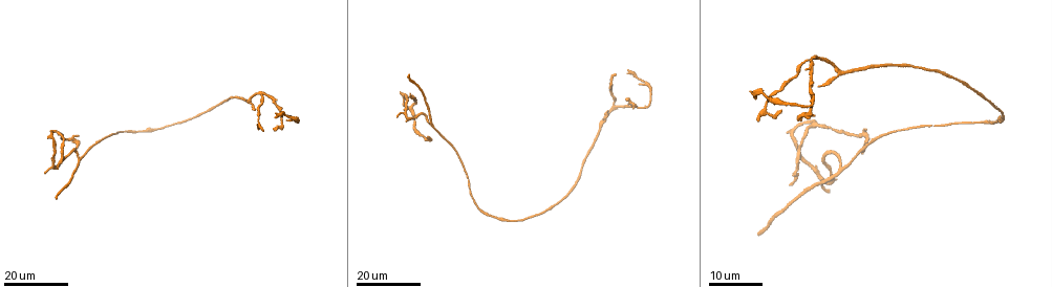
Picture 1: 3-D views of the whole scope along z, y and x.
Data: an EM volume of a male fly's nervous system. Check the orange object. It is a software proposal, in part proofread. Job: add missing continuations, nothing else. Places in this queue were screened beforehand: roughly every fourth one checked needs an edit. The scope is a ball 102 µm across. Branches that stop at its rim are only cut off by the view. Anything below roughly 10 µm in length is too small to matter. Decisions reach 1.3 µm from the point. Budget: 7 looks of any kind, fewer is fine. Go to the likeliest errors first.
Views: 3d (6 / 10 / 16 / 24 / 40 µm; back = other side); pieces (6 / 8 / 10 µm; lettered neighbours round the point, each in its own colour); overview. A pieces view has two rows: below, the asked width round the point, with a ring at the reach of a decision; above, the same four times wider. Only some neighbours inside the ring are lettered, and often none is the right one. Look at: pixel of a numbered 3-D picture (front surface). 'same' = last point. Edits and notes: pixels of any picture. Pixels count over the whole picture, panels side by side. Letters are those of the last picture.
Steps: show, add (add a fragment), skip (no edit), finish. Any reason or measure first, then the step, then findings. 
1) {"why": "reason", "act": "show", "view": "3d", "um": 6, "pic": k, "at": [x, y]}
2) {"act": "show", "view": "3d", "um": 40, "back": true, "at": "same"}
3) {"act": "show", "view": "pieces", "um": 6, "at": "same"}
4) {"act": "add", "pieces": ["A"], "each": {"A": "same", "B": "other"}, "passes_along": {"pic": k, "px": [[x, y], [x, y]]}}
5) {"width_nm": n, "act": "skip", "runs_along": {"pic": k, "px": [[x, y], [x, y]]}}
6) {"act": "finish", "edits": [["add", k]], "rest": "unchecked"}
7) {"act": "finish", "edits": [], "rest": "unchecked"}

{"why": "an open end", "act": "show", "view": "3d", "um": 16, "pic": 1, "at": [608, 88]}

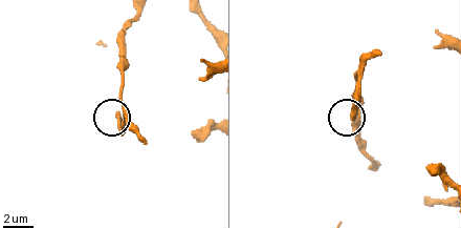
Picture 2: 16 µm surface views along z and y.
{"why": "what lies round it", "act": "show", "view": "pieces", "um": 6, "pic": 2, "at": [352, 118]}

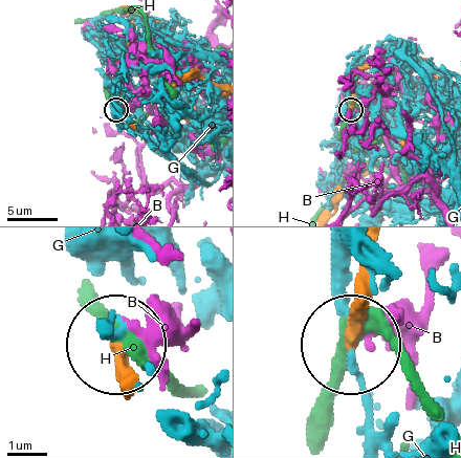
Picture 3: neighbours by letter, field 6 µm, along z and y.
{"act": "skip", "each": {"B": "other", "G": "other", "H": "other"}, "found": "no lettered fragment goes on from it"}

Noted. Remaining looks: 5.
{"why": "branch stops here", "act": "show", "view": "3d", "um": 24, "pic": 1, "at": [628, 97]}

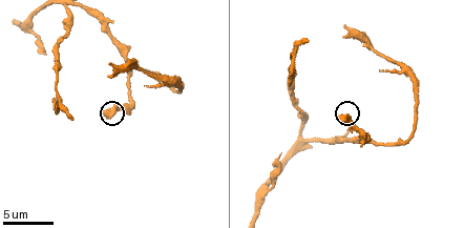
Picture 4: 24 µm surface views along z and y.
{"act": "show", "view": "3d", "um": 6, "pic": 4, "at": [105, 113]}

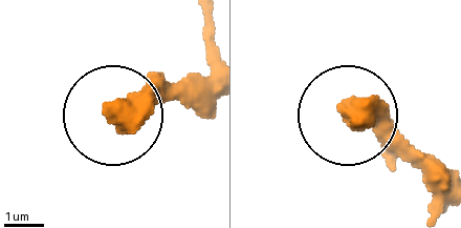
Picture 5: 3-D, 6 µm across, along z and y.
{"act": "show", "view": "pieces", "um": 6, "pic": 5, "at": [111, 110]}

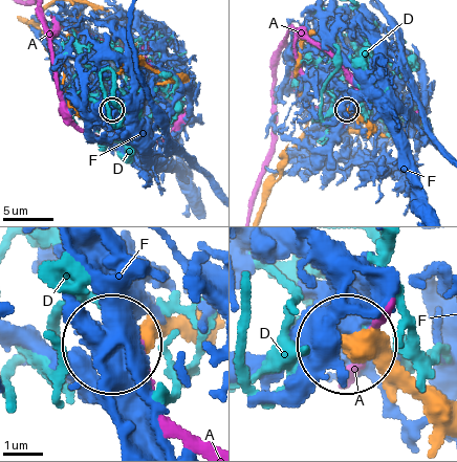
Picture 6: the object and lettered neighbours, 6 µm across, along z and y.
{"act": "skip", "each": {"A": "other", "D": "other", "F": "other"}, "found": "none of them fits"}

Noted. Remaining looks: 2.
{"why": "branch stops here", "act": "show", "view": "3d", "um": 6, "pic": 4, "at": [379, 71]}

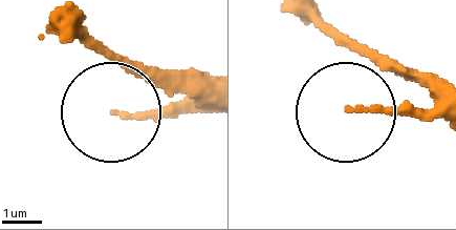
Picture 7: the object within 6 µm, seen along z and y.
{"act": "show", "view": "pieces", "um": 6, "pic": 7, "at": [350, 109]}

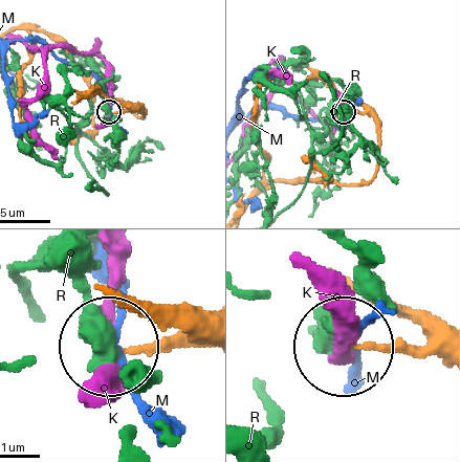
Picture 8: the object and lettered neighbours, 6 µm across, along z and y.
{"width_nm": 110, "act": "skip", "each": {"K": "other", "M": "other", "R": "other"}, "runs_along": {"pic": 8, "px": [[201, 349], [115, 349]]}, "found": "none of them fits"}

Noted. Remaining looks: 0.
{"act": "finish", "edits": [], "rest": "unchecked"}

